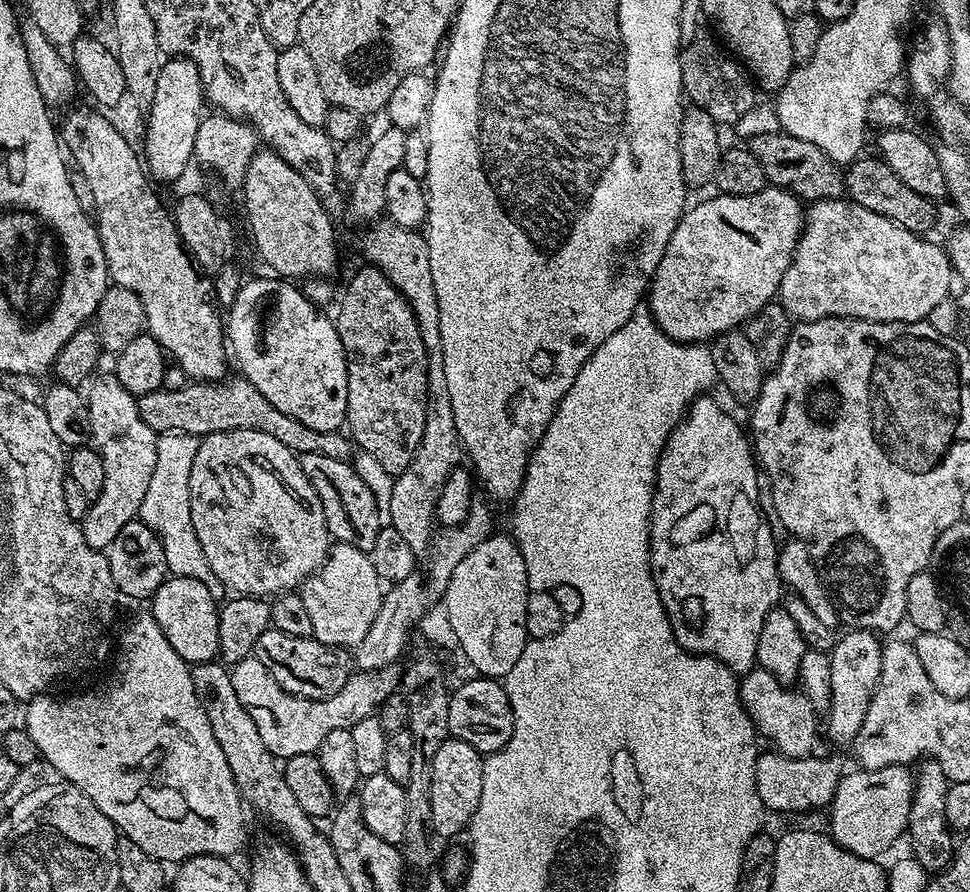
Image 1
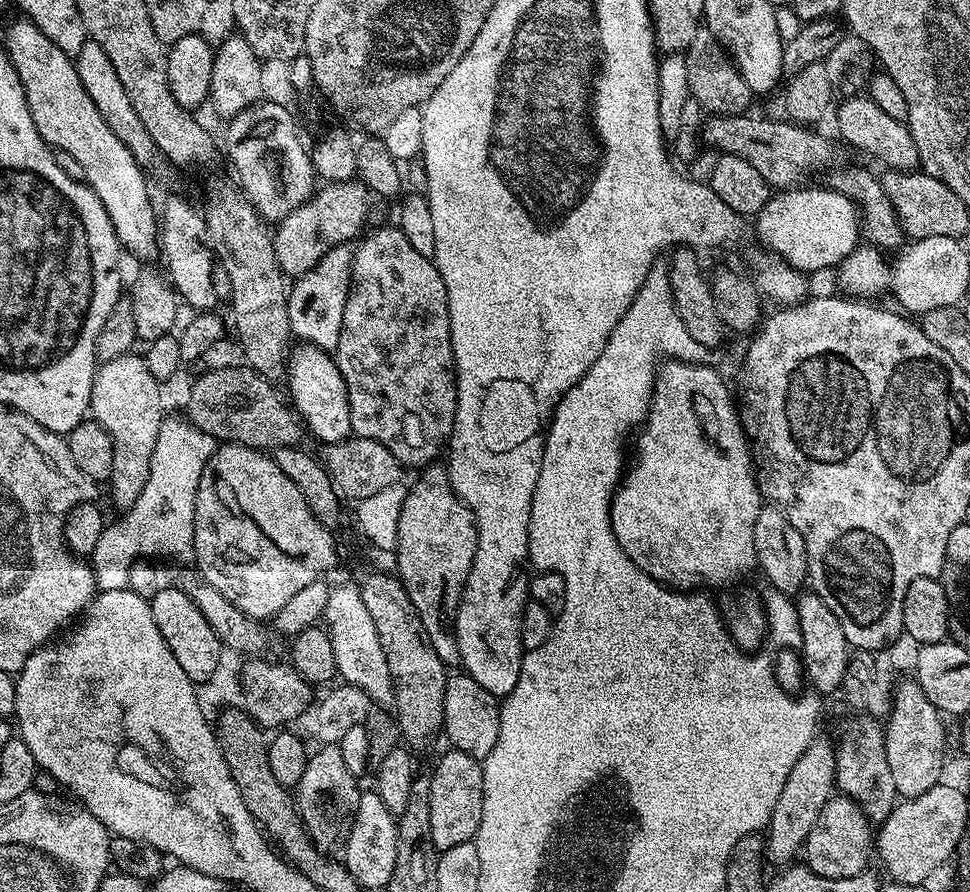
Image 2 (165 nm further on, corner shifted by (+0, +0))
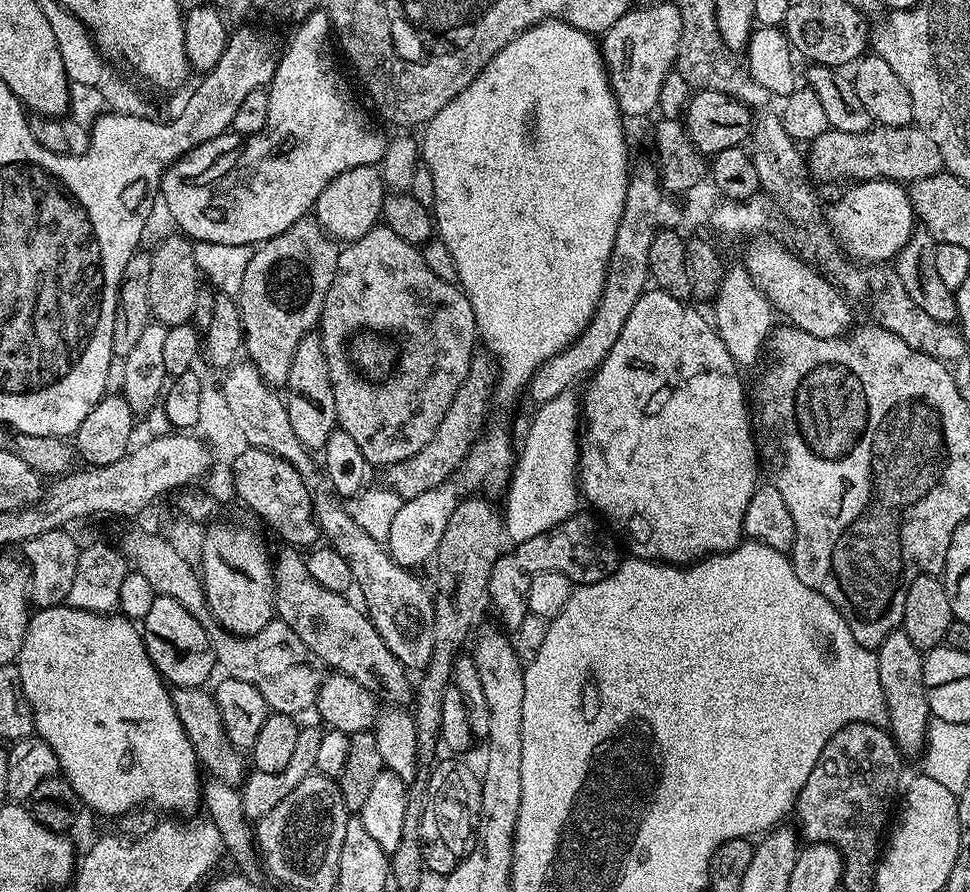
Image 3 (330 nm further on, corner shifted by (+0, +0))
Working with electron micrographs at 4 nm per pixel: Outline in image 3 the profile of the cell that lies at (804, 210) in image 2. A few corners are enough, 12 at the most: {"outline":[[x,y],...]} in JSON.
{"outline":[[862,180],[826,212],[853,261],[891,261],[918,224],[907,187]]}

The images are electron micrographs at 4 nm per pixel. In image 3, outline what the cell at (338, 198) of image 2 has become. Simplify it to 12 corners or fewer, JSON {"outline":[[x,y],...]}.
{"outline":[[311,215],[253,251],[243,351],[287,385],[339,257]]}

